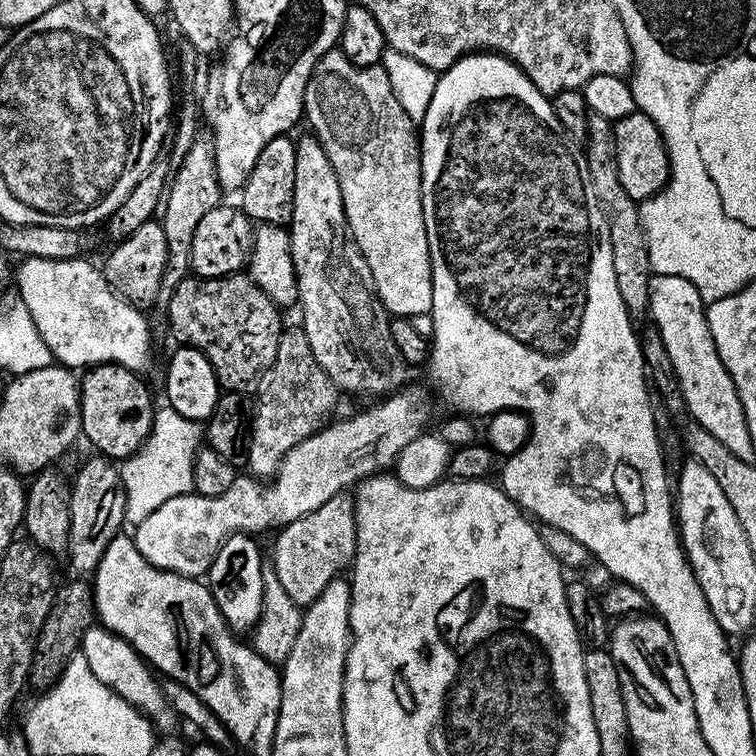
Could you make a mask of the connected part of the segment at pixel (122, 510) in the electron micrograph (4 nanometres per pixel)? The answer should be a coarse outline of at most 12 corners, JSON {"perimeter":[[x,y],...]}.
{"perimeter":[[93,455],[71,477],[66,561],[93,575],[126,521],[113,461]]}

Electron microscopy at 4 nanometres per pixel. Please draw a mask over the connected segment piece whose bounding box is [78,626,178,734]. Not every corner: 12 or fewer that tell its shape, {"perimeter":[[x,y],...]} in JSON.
{"perimeter":[[85,631],[78,652],[90,674],[148,717],[177,731],[161,681],[121,636]]}

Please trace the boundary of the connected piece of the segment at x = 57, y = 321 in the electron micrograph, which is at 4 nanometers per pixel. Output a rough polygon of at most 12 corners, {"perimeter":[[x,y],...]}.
{"perimeter":[[88,258],[19,261],[18,299],[53,361],[144,374],[143,311]]}

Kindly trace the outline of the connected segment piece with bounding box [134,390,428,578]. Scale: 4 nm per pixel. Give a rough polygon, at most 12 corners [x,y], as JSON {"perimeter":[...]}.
{"perimeter":[[397,391],[320,431],[261,482],[190,491],[135,525],[142,558],[203,577],[232,536],[318,510],[425,431]]}

